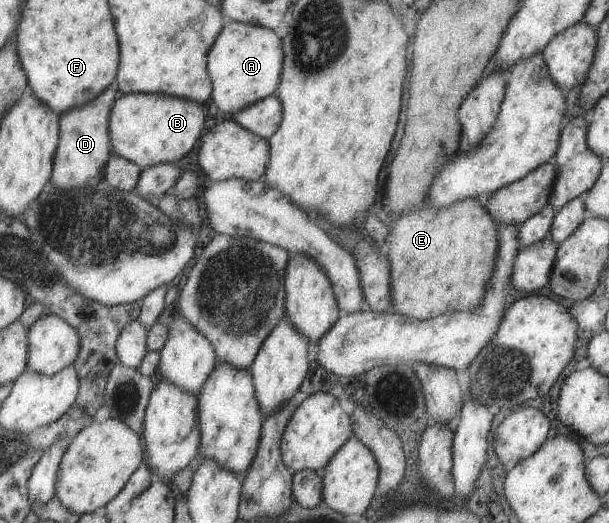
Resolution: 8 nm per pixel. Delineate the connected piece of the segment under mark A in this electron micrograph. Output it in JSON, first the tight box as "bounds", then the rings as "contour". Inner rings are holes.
{"bounds":[207,19,282,115],"contour":[[[224,19],[223,29],[214,39],[207,55],[212,102],[222,112],[234,115],[238,109],[274,94],[282,63],[281,39],[274,35],[274,31]]]}

